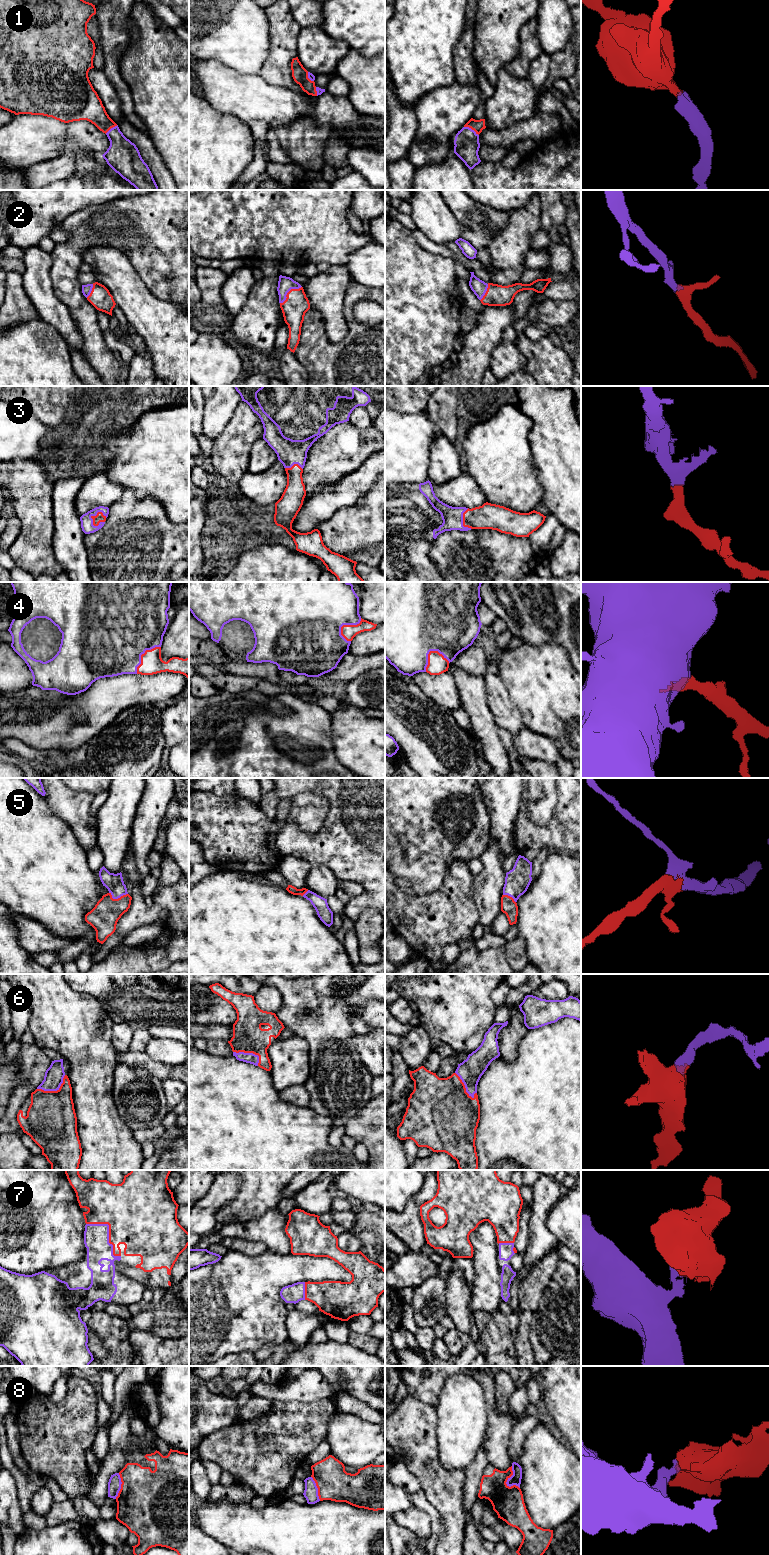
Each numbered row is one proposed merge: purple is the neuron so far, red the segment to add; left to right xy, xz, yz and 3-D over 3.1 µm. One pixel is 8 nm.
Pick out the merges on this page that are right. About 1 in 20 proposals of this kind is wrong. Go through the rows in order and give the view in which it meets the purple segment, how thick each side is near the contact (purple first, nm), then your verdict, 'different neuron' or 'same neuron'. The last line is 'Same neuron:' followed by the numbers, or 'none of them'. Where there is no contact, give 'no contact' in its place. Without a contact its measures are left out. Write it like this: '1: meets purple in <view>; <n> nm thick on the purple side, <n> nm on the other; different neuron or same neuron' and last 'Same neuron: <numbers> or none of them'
1: meets purple in yz; 200 nm thick on the purple side, 100 nm on the other; same neuron
2: meets purple in xz; 120 nm thick on the purple side, 200 nm on the other; same neuron
3: meets purple in xy; 100 nm thick on the purple side, 70 nm on the other; same neuron
4: meets purple in yz; 500 nm thick on the purple side, 160 nm on the other; same neuron
5: meets purple in xy; 150 nm thick on the purple side, 220 nm on the other; same neuron
6: meets purple in xy; 150 nm thick on the purple side, 400 nm on the other; same neuron
7: meets purple in xy; 200 nm thick on the purple side, 460 nm on the other; same neuron
8: meets purple in yz; 90 nm thick on the purple side, 240 nm on the other; different neuron
Same neuron: 1, 2, 3, 4, 5, 6, 7

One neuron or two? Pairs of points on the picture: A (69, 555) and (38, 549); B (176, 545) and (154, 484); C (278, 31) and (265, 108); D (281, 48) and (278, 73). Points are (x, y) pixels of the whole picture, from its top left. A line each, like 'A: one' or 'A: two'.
A: two
B: two
C: two
D: one

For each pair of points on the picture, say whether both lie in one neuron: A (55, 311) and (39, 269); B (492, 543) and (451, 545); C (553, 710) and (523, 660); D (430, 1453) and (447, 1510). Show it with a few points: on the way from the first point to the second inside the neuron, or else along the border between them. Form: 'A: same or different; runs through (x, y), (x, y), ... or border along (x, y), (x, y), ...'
A: same; runs through (45, 301), (39, 288), (39, 279)
B: same; runs through (482, 546), (461, 548)
C: same; runs through (553, 698), (544, 685), (531, 672)
D: same; runs through (422, 1466), (442, 1487), (447, 1496)

